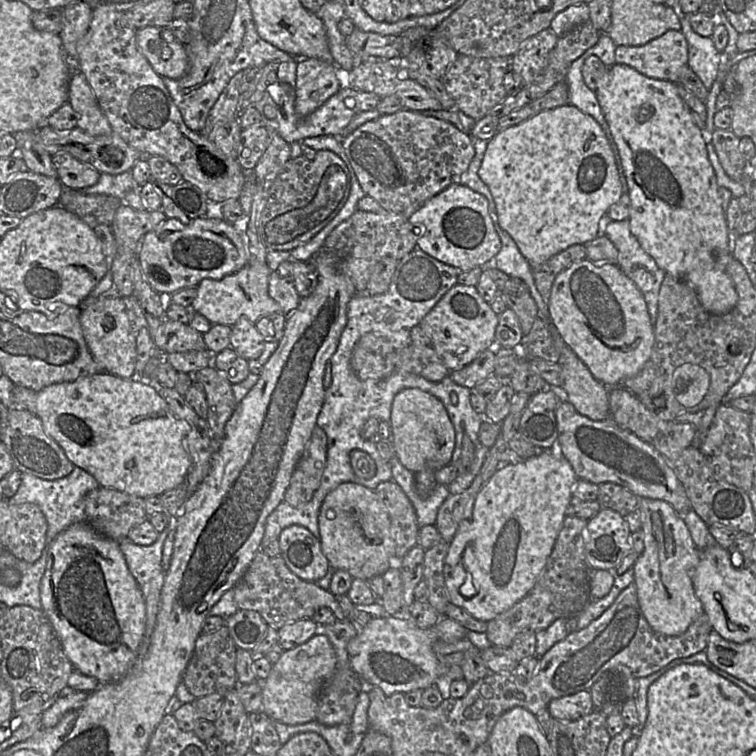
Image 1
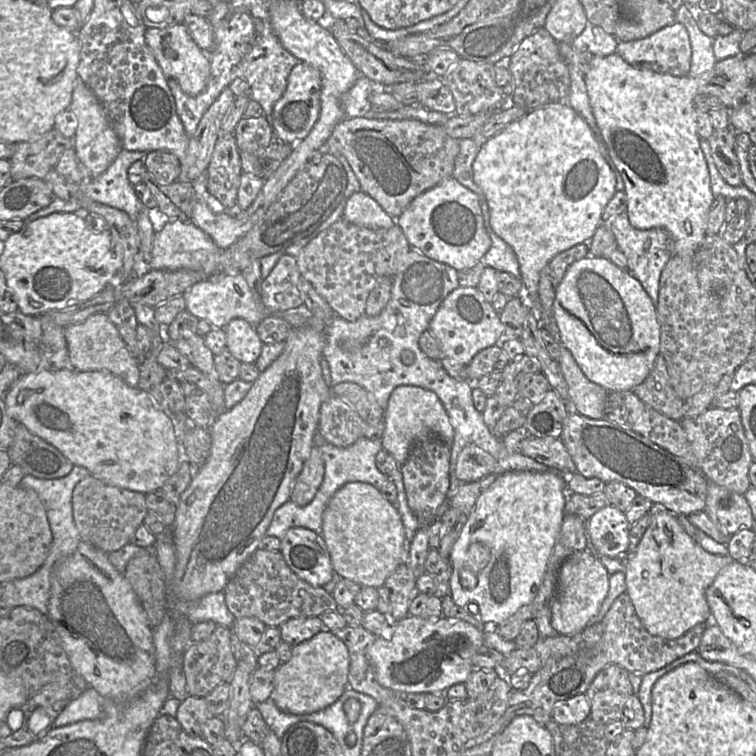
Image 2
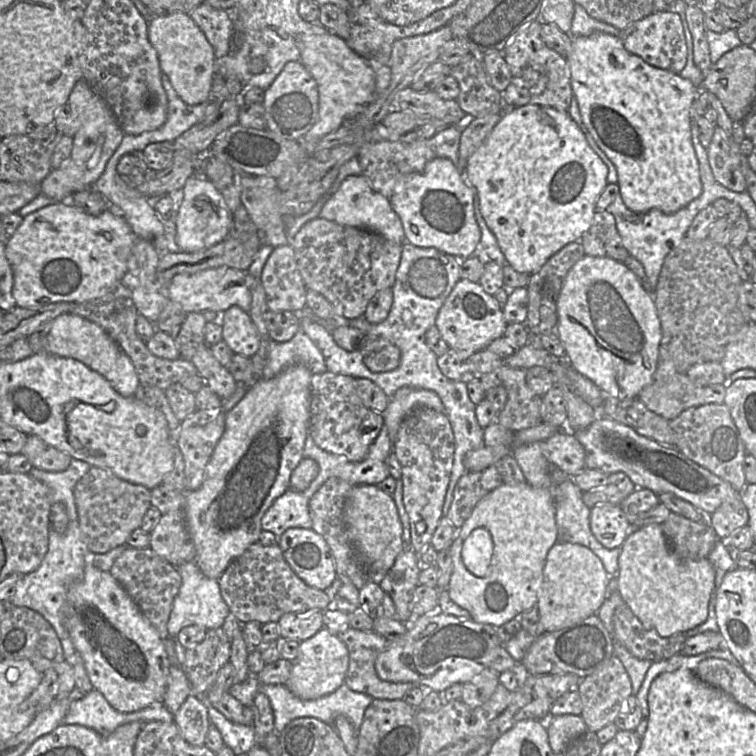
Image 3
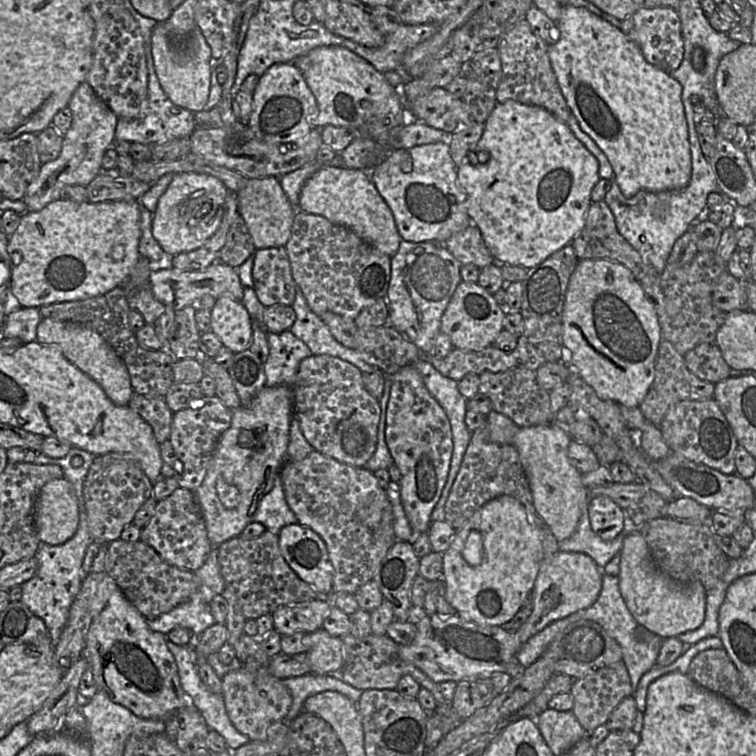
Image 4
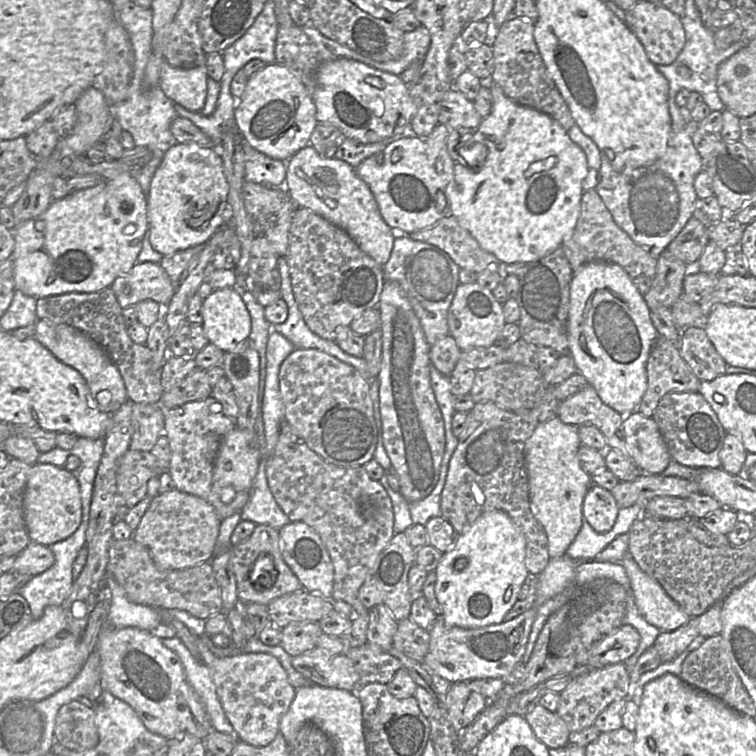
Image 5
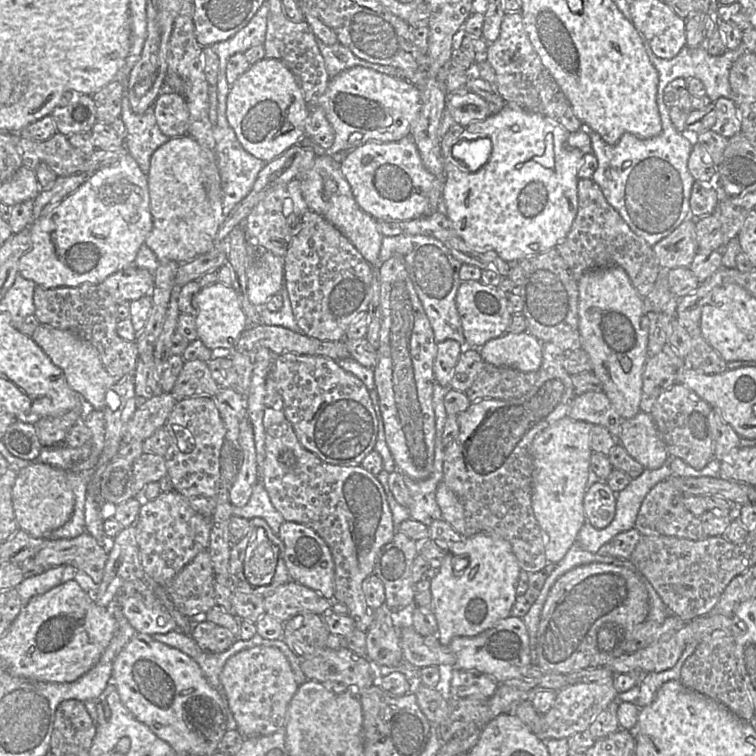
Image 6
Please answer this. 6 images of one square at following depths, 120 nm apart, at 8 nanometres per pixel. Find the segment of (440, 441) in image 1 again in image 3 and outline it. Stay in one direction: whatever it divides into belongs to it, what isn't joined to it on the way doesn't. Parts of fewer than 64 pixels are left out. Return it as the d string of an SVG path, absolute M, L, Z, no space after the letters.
M403 387L390 397L388 405L382 414L384 420L383 426L388 430L388 435L392 441L392 449L393 441L402 421L412 411L423 407L446 414L444 405L433 391Z

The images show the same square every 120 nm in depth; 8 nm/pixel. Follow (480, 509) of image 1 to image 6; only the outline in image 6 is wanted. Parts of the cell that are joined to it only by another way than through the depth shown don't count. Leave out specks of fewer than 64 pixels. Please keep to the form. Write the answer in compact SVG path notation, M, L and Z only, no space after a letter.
M477 532L470 537L462 538L451 545L441 566L436 570L430 585L431 611L437 621L437 637L442 645L448 646L456 636L476 636L494 626L499 620L510 616L516 599L516 585L521 568L507 540L486 532Z

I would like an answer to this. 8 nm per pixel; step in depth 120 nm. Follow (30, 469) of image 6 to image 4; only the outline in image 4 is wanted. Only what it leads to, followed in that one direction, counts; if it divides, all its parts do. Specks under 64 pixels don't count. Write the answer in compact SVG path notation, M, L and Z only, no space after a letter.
M54 479L41 488L34 506L34 524L42 543L61 545L73 537L79 510L74 487L68 480Z

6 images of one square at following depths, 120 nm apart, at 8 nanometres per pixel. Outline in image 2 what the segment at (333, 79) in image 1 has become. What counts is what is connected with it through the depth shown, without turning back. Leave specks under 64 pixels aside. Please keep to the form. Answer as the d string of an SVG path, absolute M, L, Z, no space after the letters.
M302 61L293 67L285 92L274 104L269 118L277 140L295 145L310 133L319 118L321 87L321 75L317 69Z

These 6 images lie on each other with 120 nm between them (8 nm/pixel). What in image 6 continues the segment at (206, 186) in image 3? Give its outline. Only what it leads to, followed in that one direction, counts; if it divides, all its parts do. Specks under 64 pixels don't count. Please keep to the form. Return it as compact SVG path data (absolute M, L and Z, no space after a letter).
M189 135L170 138L152 155L148 173L153 229L145 244L160 262L185 263L211 251L225 217L223 198L210 199L203 183L205 153Z

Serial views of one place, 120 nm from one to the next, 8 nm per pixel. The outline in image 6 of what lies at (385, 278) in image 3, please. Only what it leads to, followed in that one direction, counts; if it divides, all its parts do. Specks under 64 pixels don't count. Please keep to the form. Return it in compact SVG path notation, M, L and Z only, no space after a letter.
M308 210L283 257L284 288L300 331L322 341L341 341L349 325L367 312L372 298L374 268L330 222Z

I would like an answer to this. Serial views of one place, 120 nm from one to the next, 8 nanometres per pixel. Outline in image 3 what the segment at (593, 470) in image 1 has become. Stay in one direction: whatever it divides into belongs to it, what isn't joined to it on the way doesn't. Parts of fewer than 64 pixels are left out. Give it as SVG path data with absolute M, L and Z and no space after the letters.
M598 416L589 427L573 433L585 450L586 469L597 469L608 475L623 472L637 488L649 489L656 495L672 493L708 514L726 499L740 497L730 483L699 466L675 447L662 446L609 417Z

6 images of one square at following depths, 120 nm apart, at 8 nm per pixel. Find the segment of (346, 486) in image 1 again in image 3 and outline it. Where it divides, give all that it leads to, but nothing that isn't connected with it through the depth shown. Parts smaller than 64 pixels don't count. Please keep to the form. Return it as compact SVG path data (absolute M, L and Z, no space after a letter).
M354 485L344 504L344 520L350 542L368 570L370 581L379 584L403 551L403 528L392 495L377 485Z

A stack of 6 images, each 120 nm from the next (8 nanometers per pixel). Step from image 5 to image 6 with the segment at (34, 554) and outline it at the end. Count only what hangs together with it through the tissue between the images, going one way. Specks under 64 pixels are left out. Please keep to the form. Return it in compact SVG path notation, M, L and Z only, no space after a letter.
M87 531L70 539L45 539L43 546L34 556L40 564L51 567L73 565L99 585L108 559L108 551Z

